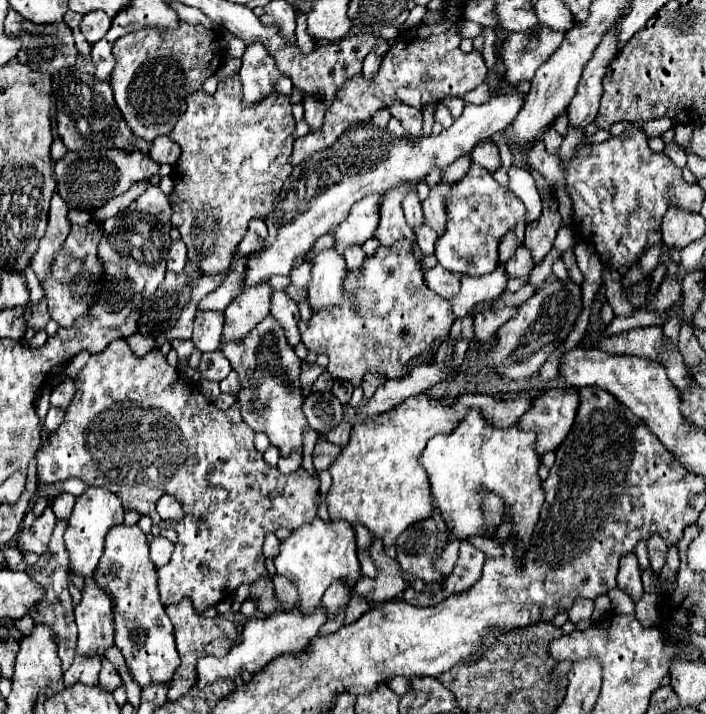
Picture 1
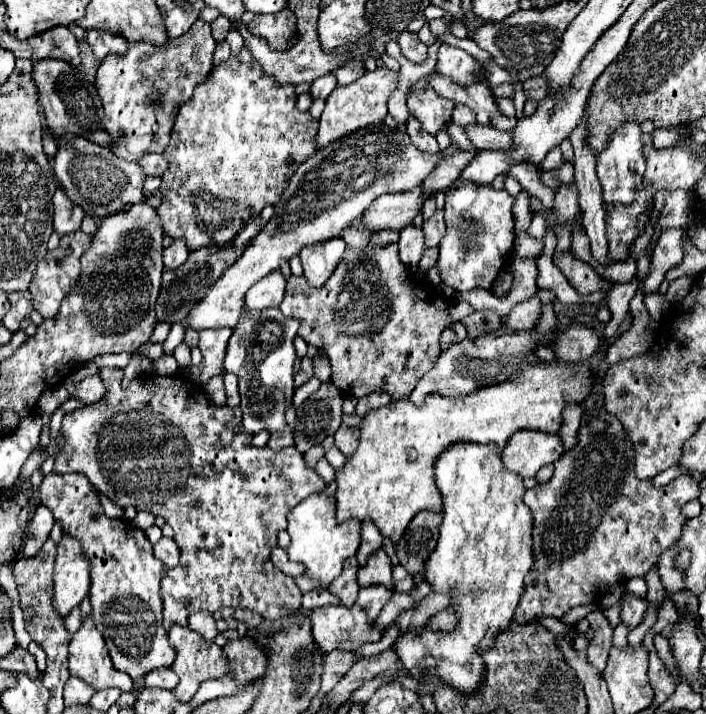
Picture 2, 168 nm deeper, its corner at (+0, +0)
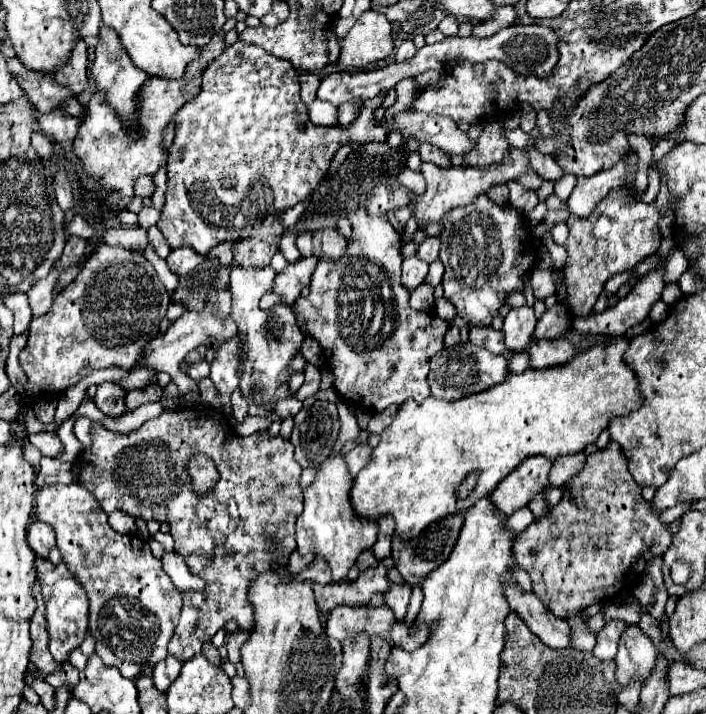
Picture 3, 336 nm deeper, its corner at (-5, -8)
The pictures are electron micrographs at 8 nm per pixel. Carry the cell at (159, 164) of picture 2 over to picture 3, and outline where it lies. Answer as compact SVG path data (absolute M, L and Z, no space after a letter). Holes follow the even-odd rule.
M143 175L143 177L139 177L139 181L135 181L135 193L137 193L137 195L141 195L141 197L151 197L153 191L155 191L153 177Z

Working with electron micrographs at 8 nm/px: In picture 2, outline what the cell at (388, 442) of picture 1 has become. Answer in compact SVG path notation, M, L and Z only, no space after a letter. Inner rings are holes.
M544 363L544 365L526 365L526 369L522 369L514 379L508 379L504 383L498 383L498 385L490 385L490 387L484 387L484 389L478 389L466 397L442 397L442 395L428 395L424 399L422 405L414 405L412 401L392 401L388 407L382 407L370 415L364 417L362 421L362 427L360 427L360 445L356 449L356 453L346 461L344 469L340 469L336 473L336 483L338 483L338 491L336 491L336 515L338 515L338 521L344 523L352 517L364 521L364 519L372 519L376 523L376 527L380 529L380 533L388 539L392 539L392 543L398 543L404 529L408 527L408 523L412 521L414 515L418 515L420 511L442 511L442 493L438 491L436 483L434 483L434 463L436 459L454 443L460 443L460 441L472 441L472 443L494 443L496 445L496 453L502 453L502 449L506 447L508 439L516 433L516 431L524 431L524 429L532 429L532 431L542 431L542 433L558 433L560 427L562 427L562 411L566 405L570 403L582 403L590 393L592 393L592 385L594 385L594 371L586 365L566 365L566 363ZM410 449L416 449L416 459L410 461Z

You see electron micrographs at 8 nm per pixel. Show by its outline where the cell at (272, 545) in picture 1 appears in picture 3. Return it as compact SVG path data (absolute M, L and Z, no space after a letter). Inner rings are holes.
M315 557L311 565L307 565L305 569L299 571L299 577L303 581L315 581L315 583L331 583L331 571L327 569L327 563L321 557Z

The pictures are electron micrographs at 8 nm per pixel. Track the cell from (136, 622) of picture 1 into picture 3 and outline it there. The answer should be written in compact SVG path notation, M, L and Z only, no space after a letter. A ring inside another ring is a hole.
M57 483L43 487L37 493L35 515L39 521L49 523L57 533L57 547L65 565L75 573L89 597L89 629L97 639L95 653L105 665L117 667L123 677L135 679L137 675L151 677L155 665L167 657L167 643L173 637L181 613L181 593L165 575L161 561L153 557L149 543L139 535L123 535L109 527L107 513L101 509L93 493L83 489L81 483Z

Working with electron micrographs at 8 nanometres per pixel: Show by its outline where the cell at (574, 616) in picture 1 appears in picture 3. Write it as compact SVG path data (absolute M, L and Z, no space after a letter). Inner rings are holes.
M609 621L597 633L597 645L593 649L593 655L599 661L611 661L611 659L615 659L617 643L619 643L619 637L625 631L625 627L627 627L627 623L623 623L623 621Z

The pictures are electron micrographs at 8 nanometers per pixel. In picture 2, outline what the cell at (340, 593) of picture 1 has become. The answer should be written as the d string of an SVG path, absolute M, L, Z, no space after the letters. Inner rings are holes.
M354 557L346 559L340 577L336 577L328 587L328 591L334 593L336 597L340 597L340 601L346 605L354 605L356 595L360 591L358 583L356 583L356 571L358 571L358 561Z

